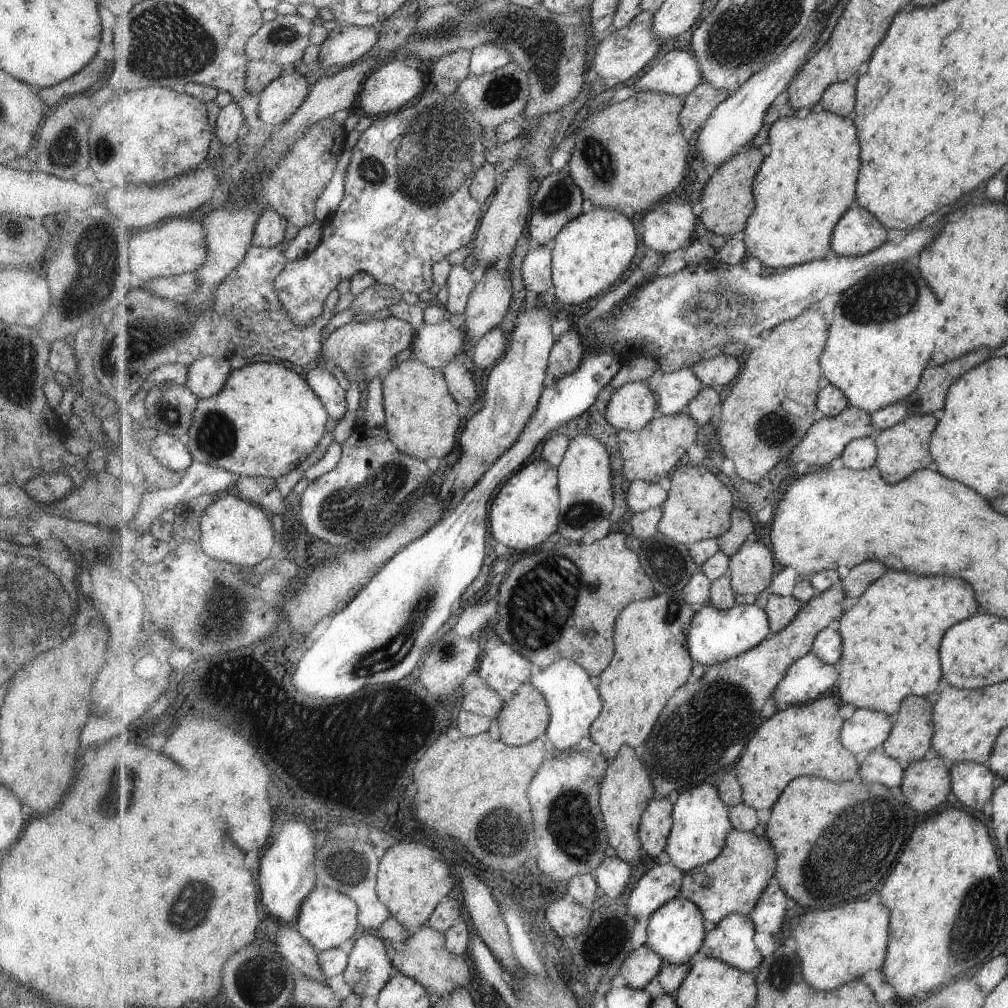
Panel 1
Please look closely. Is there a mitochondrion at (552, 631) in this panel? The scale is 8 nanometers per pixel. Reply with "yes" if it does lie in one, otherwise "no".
yes

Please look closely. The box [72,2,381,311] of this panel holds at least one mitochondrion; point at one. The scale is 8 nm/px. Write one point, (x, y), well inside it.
(174, 45)

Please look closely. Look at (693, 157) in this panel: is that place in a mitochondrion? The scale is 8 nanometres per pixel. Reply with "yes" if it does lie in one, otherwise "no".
no

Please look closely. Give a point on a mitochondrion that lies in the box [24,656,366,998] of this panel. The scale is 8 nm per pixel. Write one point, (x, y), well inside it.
(193, 903)

